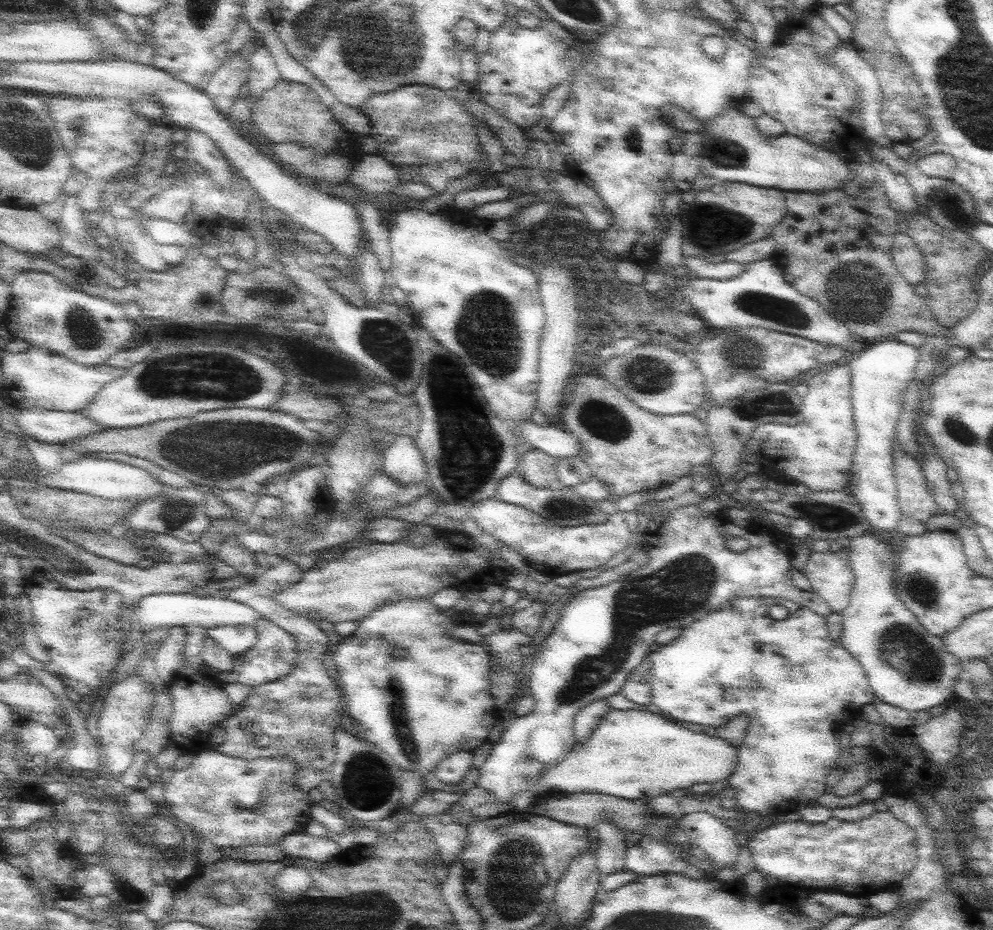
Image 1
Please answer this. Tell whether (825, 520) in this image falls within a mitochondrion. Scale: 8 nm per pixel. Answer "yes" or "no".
yes

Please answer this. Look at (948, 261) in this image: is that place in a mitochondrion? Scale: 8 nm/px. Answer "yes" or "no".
no

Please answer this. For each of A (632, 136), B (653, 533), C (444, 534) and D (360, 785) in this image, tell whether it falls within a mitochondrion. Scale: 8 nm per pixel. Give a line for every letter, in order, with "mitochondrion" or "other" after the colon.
A: mitochondrion
B: other
C: other
D: mitochondrion

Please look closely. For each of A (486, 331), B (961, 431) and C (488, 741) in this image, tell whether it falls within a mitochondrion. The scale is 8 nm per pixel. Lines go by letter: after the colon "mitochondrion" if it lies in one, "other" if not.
A: mitochondrion
B: mitochondrion
C: other

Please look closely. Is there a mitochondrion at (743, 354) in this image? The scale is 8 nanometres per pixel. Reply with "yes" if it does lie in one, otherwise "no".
yes

